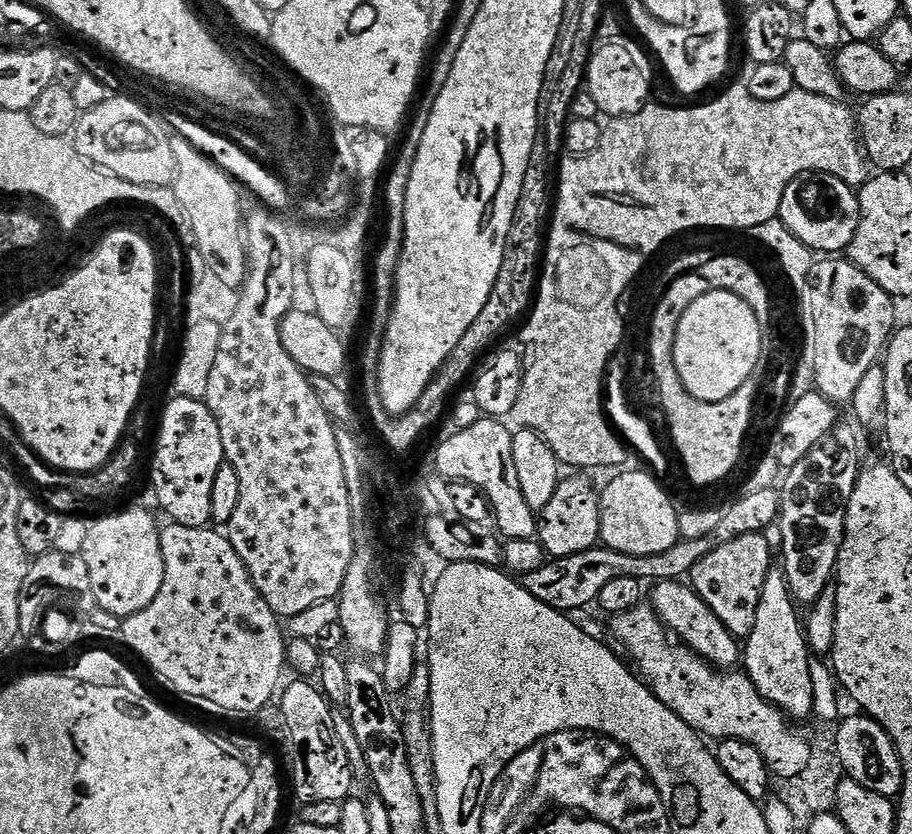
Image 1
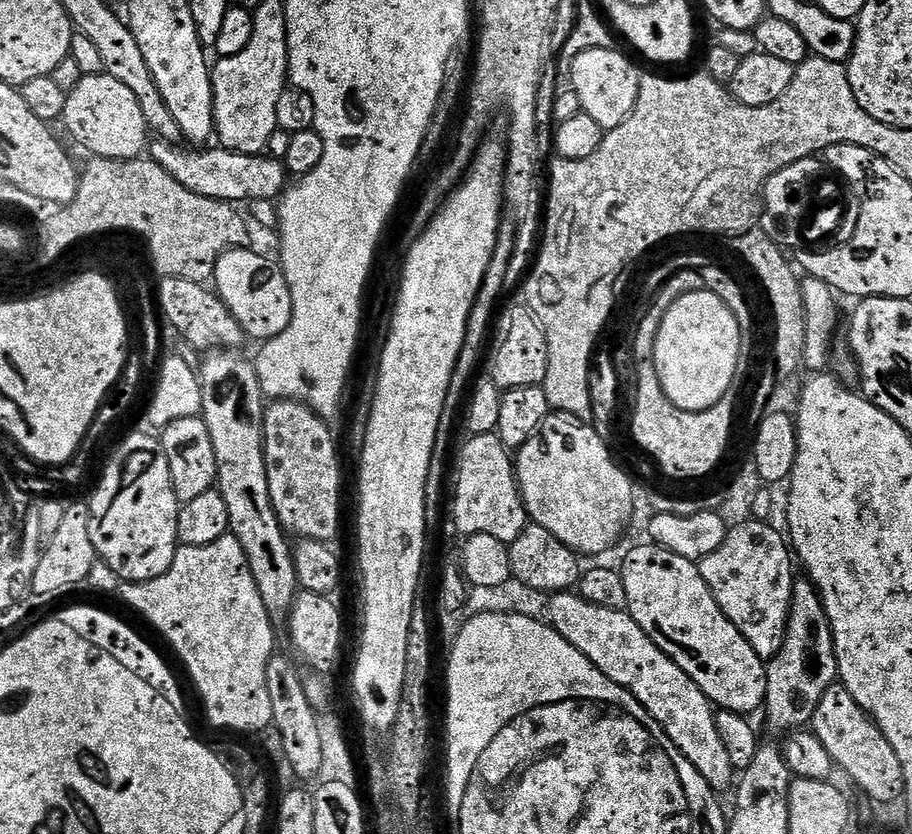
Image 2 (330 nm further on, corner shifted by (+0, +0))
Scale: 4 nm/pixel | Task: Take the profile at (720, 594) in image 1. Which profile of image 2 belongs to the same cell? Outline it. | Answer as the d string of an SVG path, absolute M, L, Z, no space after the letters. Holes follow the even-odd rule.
M749 518L741 525L729 527L722 546L698 562L702 578L710 586L710 594L714 594L714 602L718 602L722 614L738 626L742 638L754 646L754 654L765 662L782 650L794 583L793 549L785 533L772 526Z

